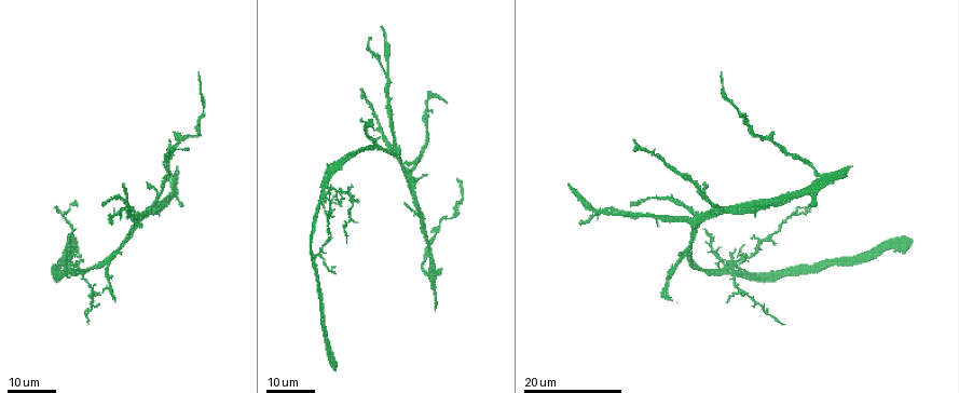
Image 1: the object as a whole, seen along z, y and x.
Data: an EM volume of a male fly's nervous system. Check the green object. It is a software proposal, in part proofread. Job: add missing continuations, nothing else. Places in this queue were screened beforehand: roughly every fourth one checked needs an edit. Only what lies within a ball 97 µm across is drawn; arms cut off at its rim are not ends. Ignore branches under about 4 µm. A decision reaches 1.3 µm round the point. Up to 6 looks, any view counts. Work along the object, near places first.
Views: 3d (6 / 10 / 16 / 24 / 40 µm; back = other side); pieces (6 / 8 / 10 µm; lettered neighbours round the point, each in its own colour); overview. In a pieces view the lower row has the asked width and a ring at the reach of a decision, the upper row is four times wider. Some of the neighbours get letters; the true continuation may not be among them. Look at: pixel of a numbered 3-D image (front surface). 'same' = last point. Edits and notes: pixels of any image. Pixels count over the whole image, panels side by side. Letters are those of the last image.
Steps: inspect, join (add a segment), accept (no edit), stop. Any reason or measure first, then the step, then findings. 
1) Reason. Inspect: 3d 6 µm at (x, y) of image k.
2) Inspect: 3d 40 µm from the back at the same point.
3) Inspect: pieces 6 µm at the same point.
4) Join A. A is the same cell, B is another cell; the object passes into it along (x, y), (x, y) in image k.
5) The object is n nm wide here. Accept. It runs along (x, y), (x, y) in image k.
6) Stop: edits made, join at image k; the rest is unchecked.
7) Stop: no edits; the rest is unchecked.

Branch stops here. Inspect: 3d 24 µm at (704, 182) of image 1.

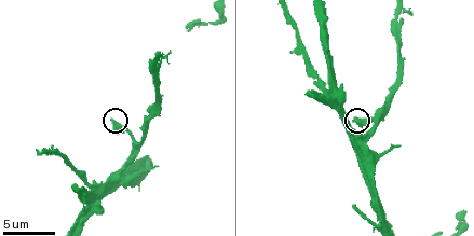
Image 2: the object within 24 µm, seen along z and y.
Inspect: pieces 10 µm at (111, 121) of image 2.

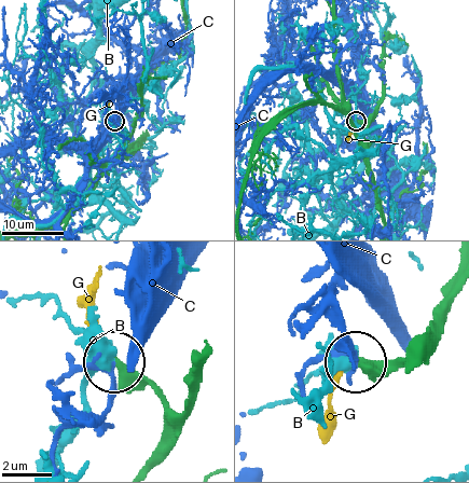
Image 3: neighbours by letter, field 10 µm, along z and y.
The object is 340 nm wide here. Join G. G is the same cell, B and C are other cells; it goes on there.

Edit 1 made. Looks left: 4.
Redraw. Inspect: overview.

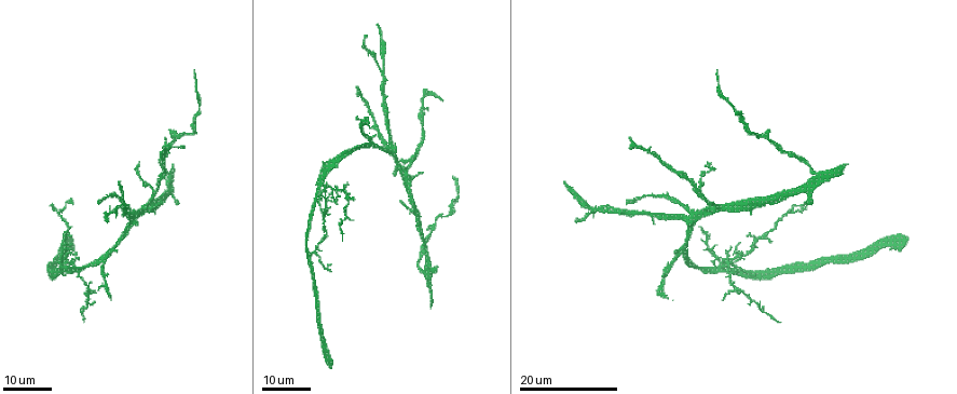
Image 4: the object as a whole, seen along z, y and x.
An open end. Inspect: 3d 24 µm at (400, 201) of image 4.

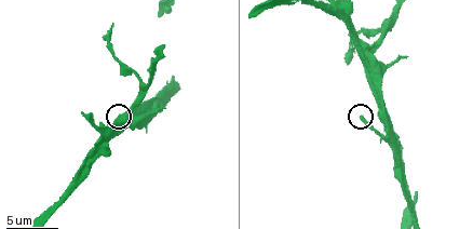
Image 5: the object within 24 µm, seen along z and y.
Inspect: pieces 10 µm at (360, 118) of image 5.

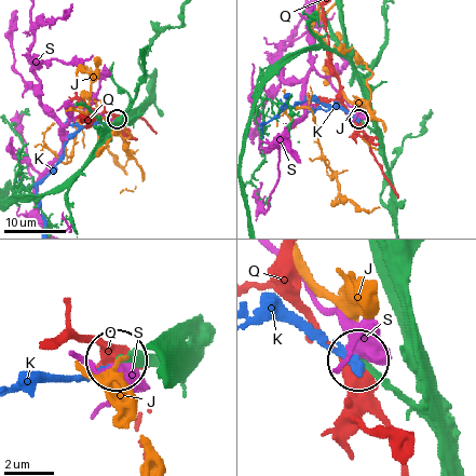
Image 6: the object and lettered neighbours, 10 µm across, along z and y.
Accept. J, K, Q and S are other cells; none of them fits.

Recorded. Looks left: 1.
Stop: edits made, join at image 3; the rest is unchecked.

